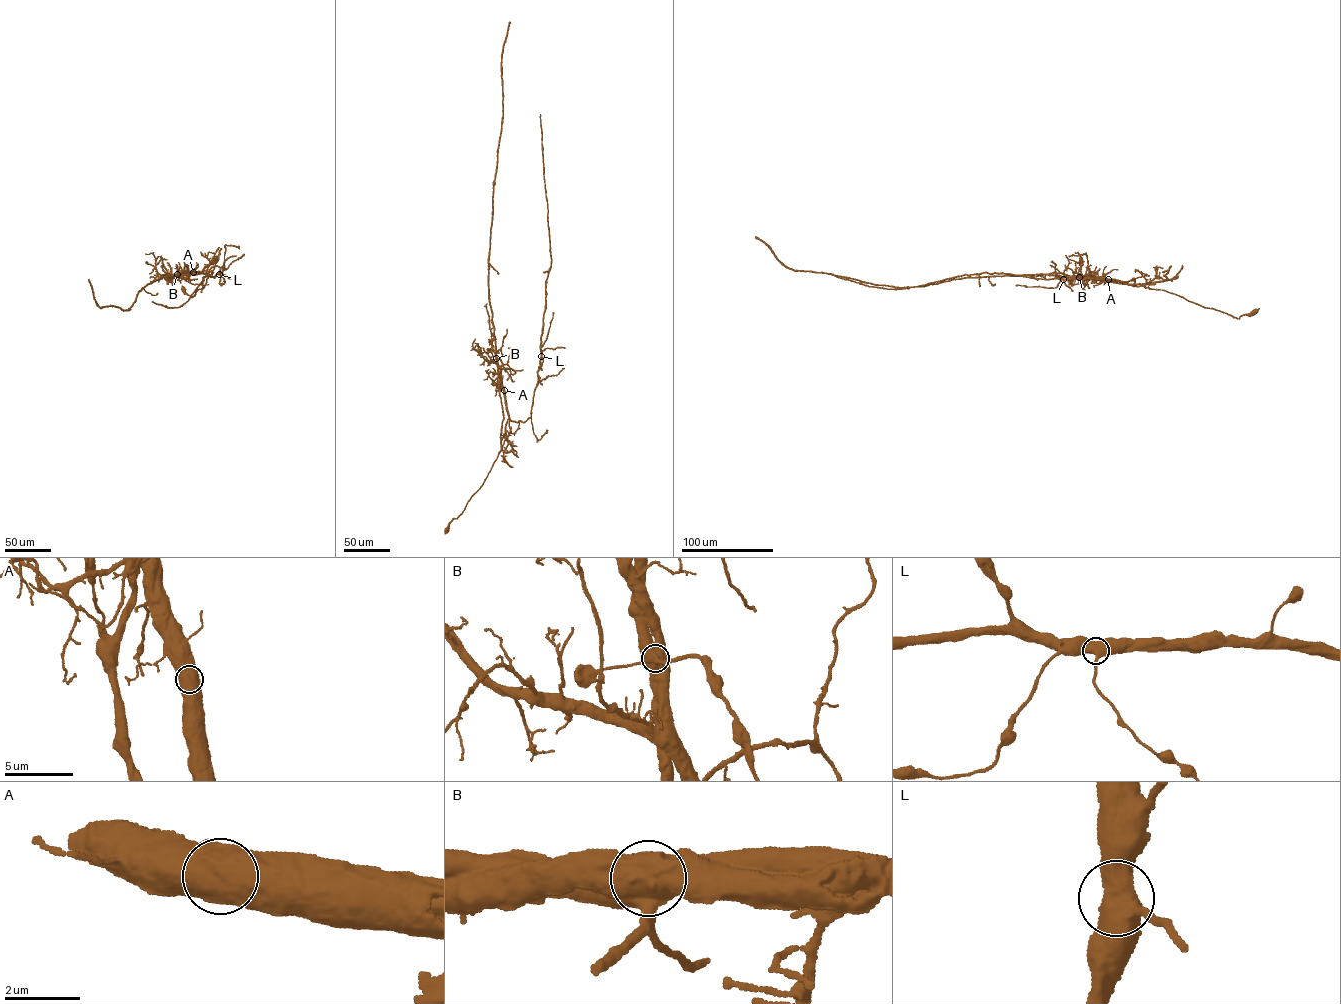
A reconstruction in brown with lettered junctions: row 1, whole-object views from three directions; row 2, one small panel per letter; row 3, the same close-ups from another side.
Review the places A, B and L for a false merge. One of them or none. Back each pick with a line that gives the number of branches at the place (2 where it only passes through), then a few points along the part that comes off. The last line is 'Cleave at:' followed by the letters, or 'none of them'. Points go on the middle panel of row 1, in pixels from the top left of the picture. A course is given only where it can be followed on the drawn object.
B: branches 4; course (497, 358), (489, 298), (488, 257), (502, 116), (501, 61), (509, 22)
Cleave at: B

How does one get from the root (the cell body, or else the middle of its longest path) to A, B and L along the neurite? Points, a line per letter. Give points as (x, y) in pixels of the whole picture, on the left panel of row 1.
A: (183, 289), (194, 296), (212, 273), (193, 272)
B: (183, 289), (194, 296), (203, 288), (211, 272), (177, 274)
L: (183, 289), (192, 297), (204, 287), (212, 273), (208, 272), (210, 268), (215, 266), (227, 268), (219, 274)

